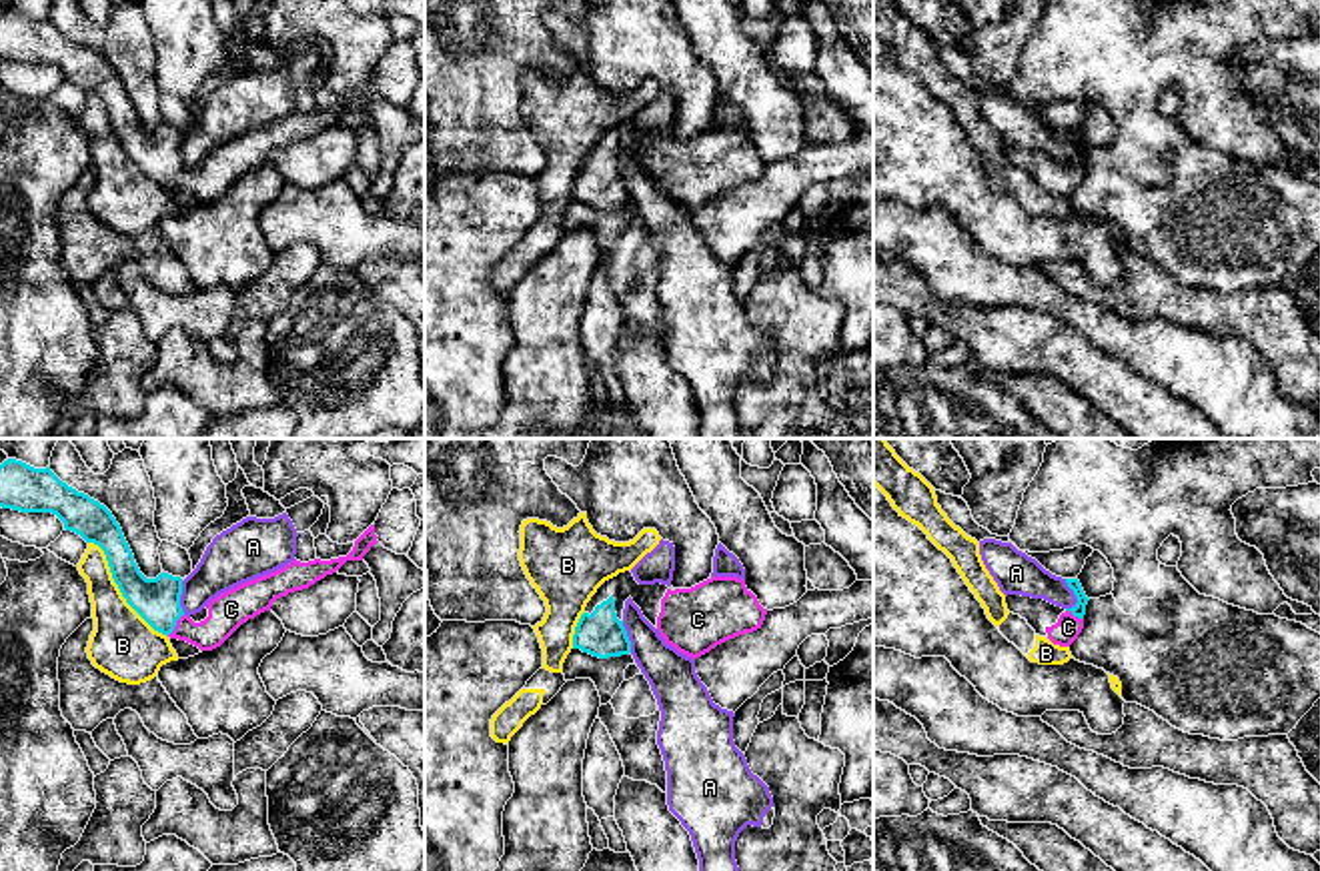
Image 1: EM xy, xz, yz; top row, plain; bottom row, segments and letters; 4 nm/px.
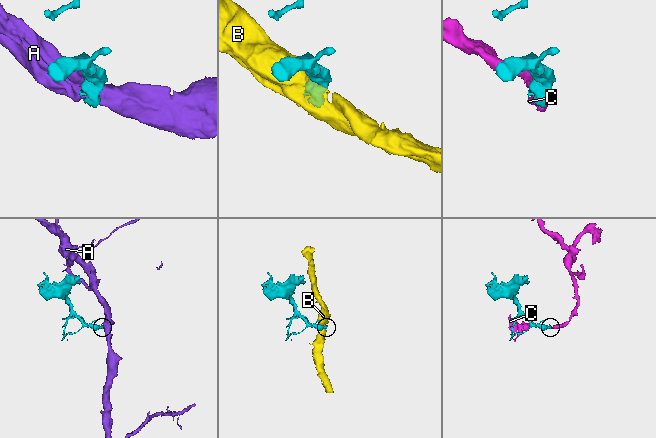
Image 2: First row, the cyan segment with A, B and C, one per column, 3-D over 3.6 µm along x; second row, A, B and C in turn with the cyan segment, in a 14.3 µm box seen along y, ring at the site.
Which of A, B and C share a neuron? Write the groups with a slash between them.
A / B / C

